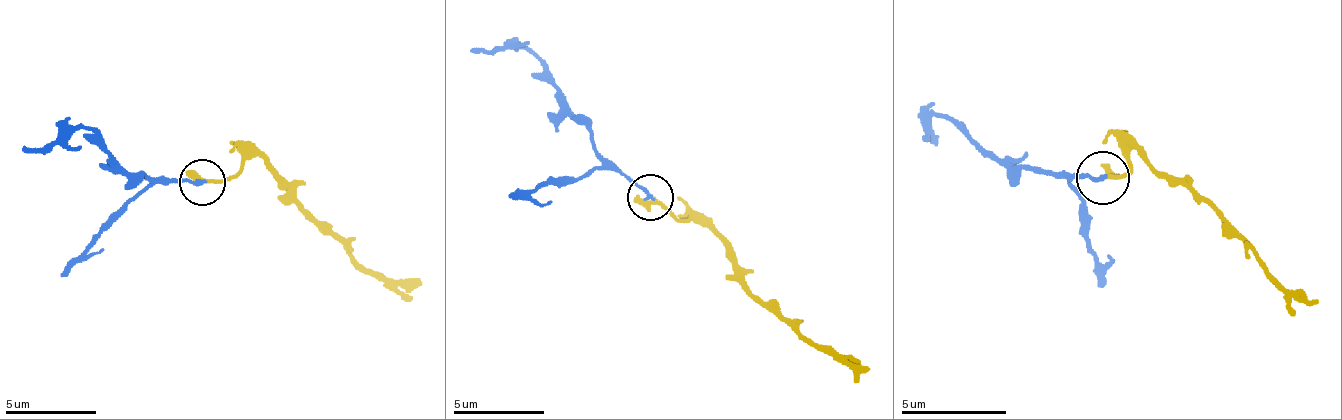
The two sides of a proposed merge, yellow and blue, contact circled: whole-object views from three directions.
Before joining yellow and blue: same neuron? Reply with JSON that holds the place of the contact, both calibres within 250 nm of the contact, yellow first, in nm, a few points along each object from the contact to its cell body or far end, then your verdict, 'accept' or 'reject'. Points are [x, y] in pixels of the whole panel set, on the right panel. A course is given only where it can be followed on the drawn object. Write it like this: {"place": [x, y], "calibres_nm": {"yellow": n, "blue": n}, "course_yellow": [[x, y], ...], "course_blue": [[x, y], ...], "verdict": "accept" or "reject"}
{"place": [1103, 178], "calibres_nm": {"yellow": 240, "blue": 200}, "course_yellow": [[1104, 179], [1120, 179], [1136, 147], [1163, 174], [1189, 184], [1274, 274], [1306, 296]], "course_blue": [[1104, 179], [1046, 168], [1009, 168], [940, 115], [929, 121], [935, 137]], "verdict": "accept"}

